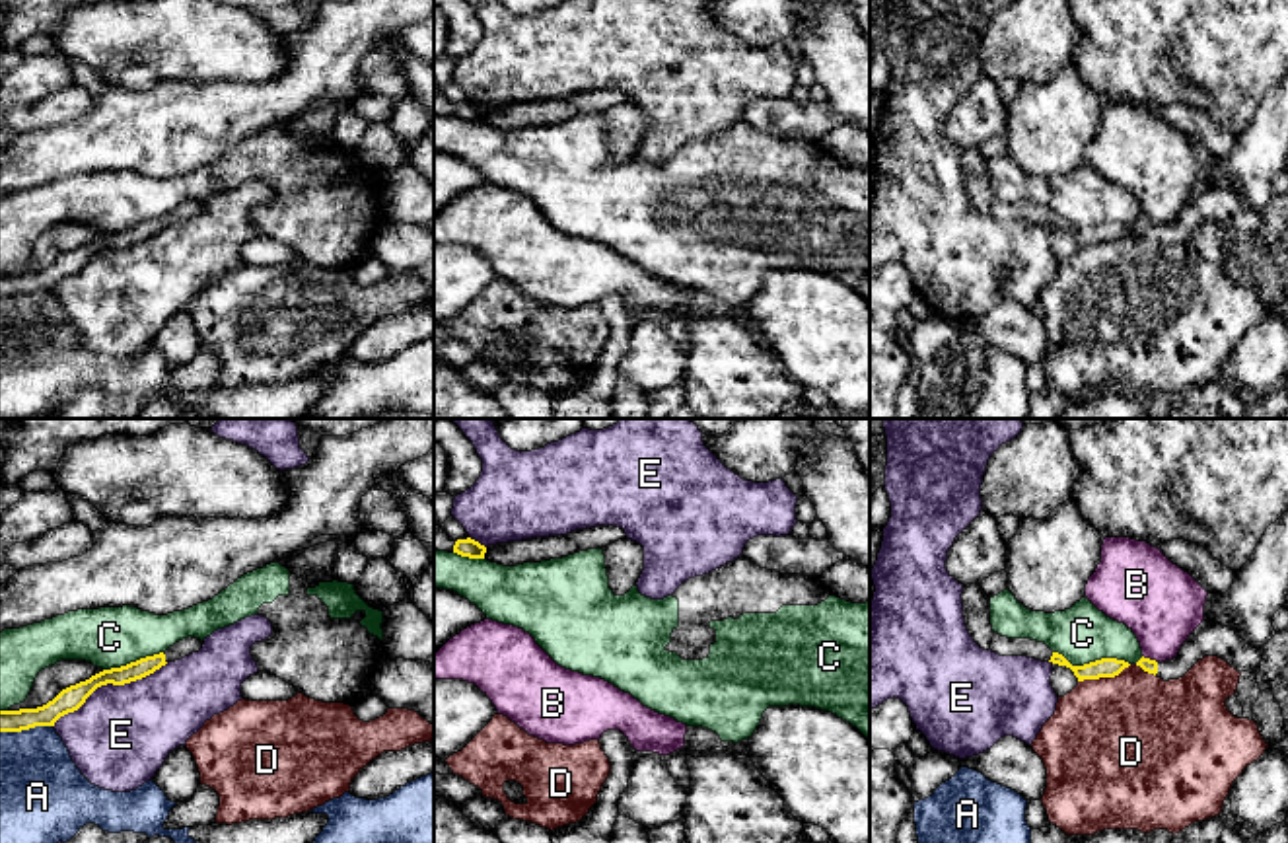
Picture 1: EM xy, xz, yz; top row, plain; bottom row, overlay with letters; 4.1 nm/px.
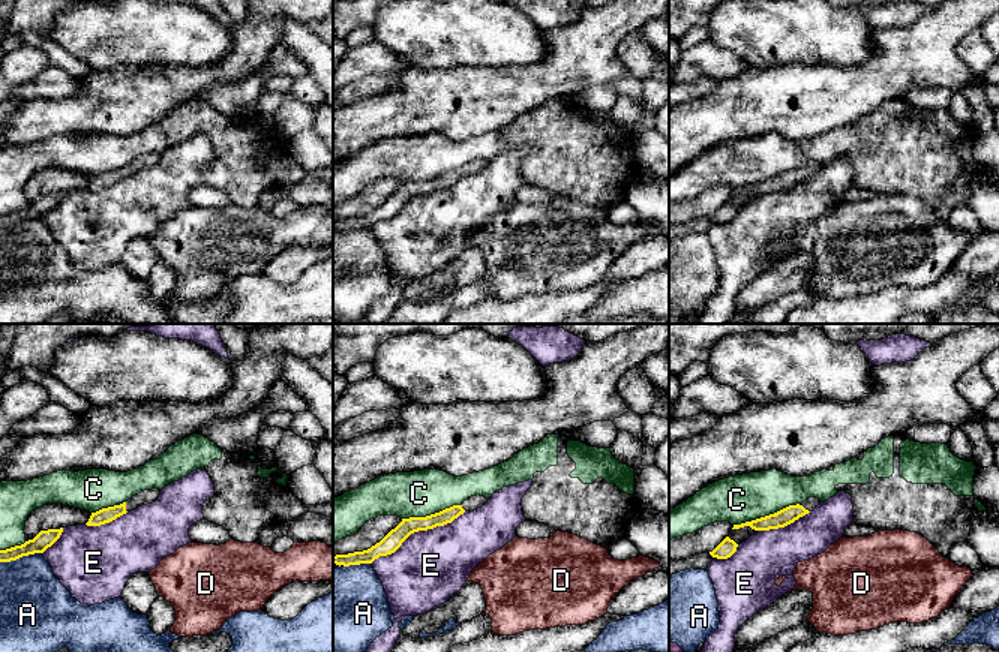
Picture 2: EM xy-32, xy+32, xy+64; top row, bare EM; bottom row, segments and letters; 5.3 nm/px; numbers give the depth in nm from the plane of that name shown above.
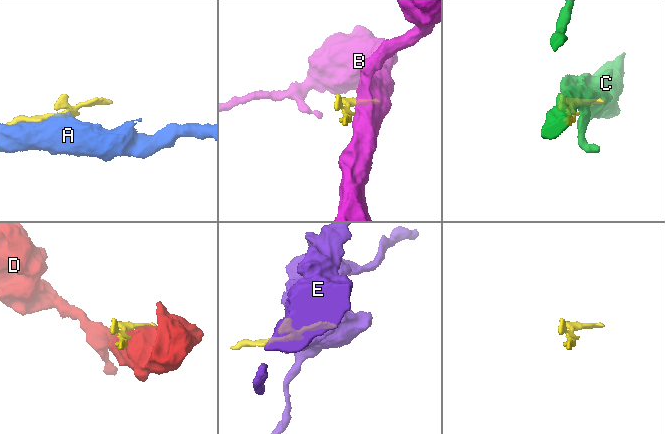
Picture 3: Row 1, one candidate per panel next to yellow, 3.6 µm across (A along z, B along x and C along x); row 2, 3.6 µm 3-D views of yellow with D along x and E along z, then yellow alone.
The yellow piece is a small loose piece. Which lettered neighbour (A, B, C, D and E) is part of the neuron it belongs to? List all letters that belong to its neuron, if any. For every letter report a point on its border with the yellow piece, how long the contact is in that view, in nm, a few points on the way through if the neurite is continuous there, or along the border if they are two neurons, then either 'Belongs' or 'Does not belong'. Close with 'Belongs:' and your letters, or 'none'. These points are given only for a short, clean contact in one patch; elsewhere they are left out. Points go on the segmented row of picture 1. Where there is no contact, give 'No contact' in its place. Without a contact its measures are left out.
A: Touches yellow at xy (26, 729). Shared border 220 nm. Does not belong
B: Touches yellow at yz (1148, 659). Shared border 70 nm. Boundary: yz (1143, 655), (1156, 662). Does not belong
C: Touches yellow at yz (1092, 662). Shared border 320 nm. Does not belong
D: Touches yellow at yz (1104, 676). Shared border 240 nm. Boundary: yz (1131, 664), (1113, 676), (1078, 682). Does not belong
E: Touches yellow at xy (109, 682). Shared border 550 nm. Does not belong
Belongs: none

